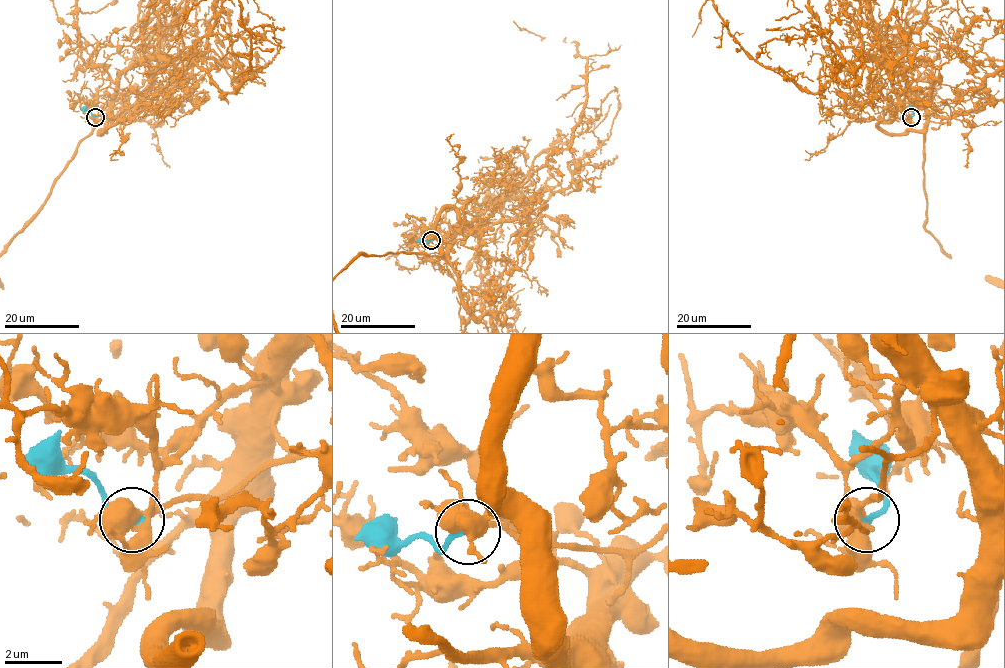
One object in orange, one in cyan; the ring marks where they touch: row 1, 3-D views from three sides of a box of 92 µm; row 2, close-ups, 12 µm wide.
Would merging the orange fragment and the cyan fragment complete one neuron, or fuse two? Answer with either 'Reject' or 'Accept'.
Accept

